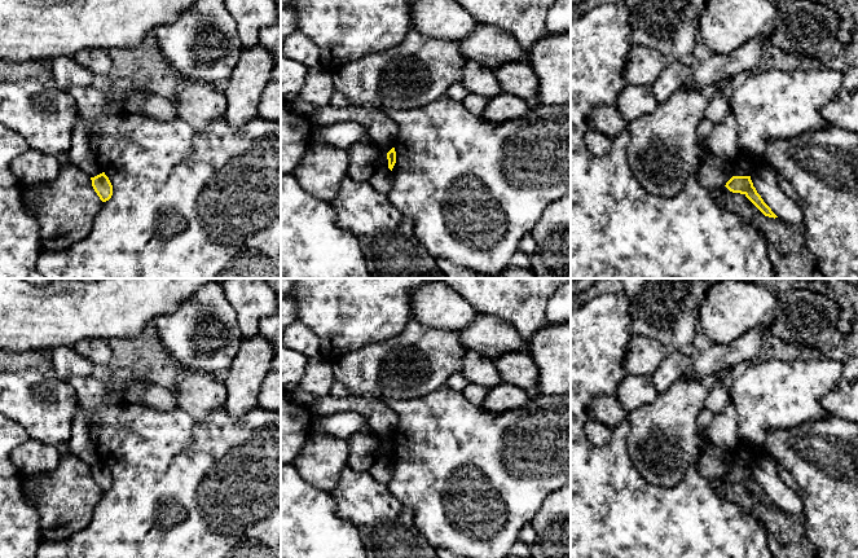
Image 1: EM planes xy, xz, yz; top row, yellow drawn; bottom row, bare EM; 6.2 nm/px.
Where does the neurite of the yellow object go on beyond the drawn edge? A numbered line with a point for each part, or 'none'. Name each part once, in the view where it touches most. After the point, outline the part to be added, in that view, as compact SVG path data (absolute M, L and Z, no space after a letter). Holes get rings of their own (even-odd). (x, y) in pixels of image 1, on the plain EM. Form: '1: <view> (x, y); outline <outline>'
none

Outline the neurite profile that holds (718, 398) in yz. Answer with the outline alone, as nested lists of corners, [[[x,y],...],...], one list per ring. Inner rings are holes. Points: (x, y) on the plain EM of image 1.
[[[717,386],[710,390],[708,397],[704,401],[704,408],[709,409],[714,414],[722,413],[726,405],[730,403],[731,396],[727,386]]]

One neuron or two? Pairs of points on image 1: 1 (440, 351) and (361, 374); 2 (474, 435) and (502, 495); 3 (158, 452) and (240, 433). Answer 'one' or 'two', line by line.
1: one
2: one
3: one

